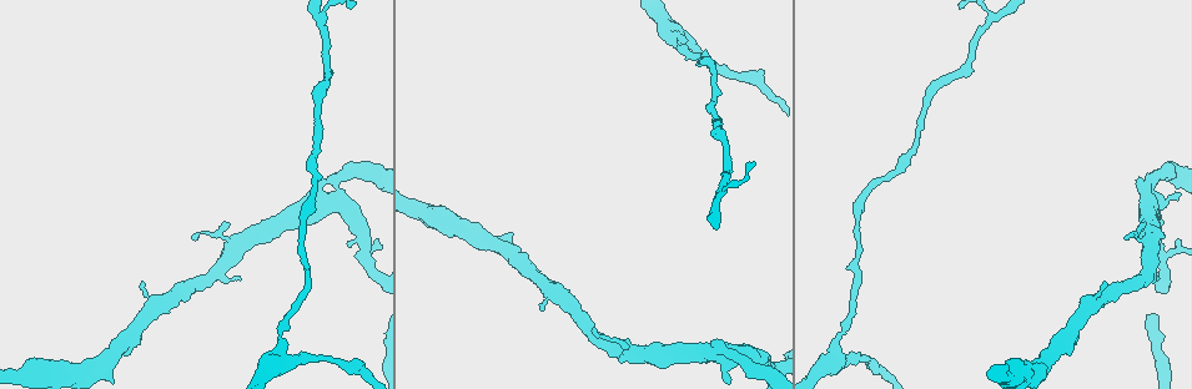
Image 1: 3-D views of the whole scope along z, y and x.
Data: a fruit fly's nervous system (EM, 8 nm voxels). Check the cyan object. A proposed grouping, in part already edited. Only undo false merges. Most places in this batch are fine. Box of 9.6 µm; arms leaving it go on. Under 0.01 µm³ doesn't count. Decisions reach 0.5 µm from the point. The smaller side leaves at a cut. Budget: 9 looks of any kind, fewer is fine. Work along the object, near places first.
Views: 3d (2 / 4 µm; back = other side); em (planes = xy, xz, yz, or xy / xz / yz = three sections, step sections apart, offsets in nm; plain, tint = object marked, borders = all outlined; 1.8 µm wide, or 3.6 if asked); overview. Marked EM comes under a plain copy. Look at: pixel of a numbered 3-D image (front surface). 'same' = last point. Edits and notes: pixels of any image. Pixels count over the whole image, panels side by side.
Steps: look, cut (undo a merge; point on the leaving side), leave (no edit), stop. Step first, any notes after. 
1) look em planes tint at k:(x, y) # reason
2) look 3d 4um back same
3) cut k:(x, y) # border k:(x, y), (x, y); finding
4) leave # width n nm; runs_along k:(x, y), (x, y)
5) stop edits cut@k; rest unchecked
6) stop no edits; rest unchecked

look 3d 4um at 1:(988, 25) # three arms meet

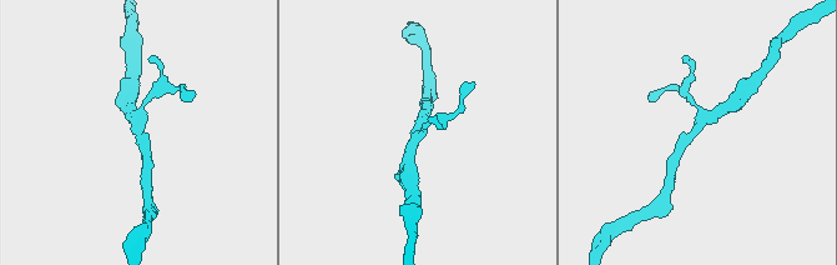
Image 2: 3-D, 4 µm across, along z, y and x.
look em planes tint at 2:(419, 133) # arms 3; need the tissue

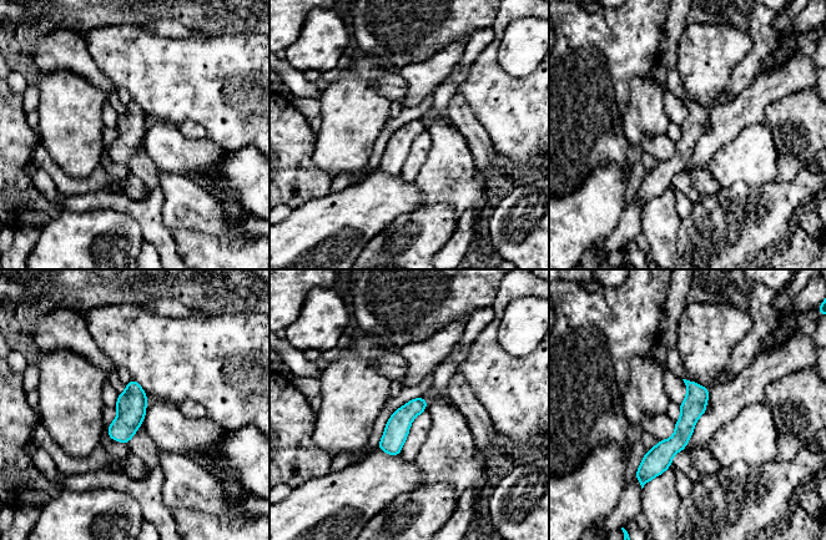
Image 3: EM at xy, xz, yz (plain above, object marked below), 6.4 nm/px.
leave # width 150 nm; runs_along 3:(705, 390), (650, 473); one neuron here

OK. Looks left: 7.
look 3d 2um at 1:(1152, 246)

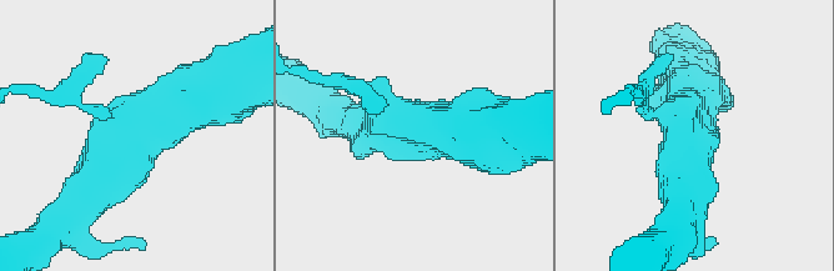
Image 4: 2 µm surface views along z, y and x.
look em xy step 8 tint at 4:(412, 129)

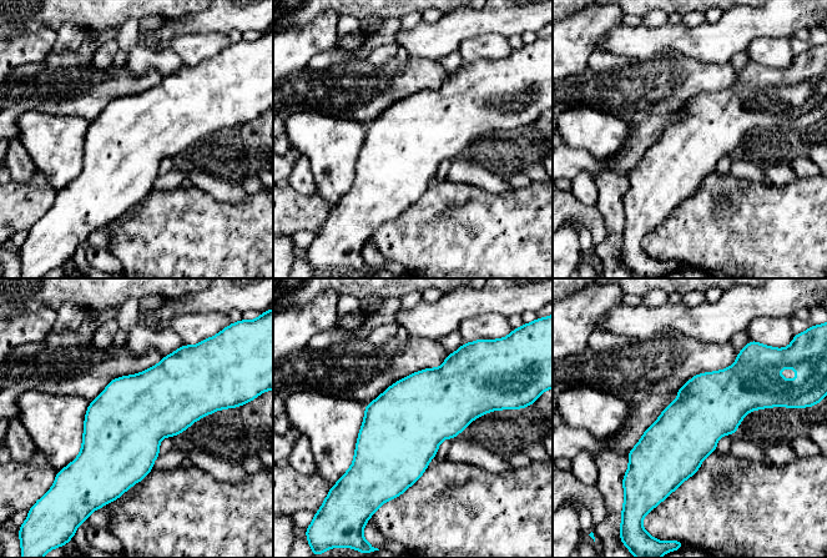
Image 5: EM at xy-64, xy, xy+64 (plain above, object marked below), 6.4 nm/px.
look em planes tint same # cut it another way

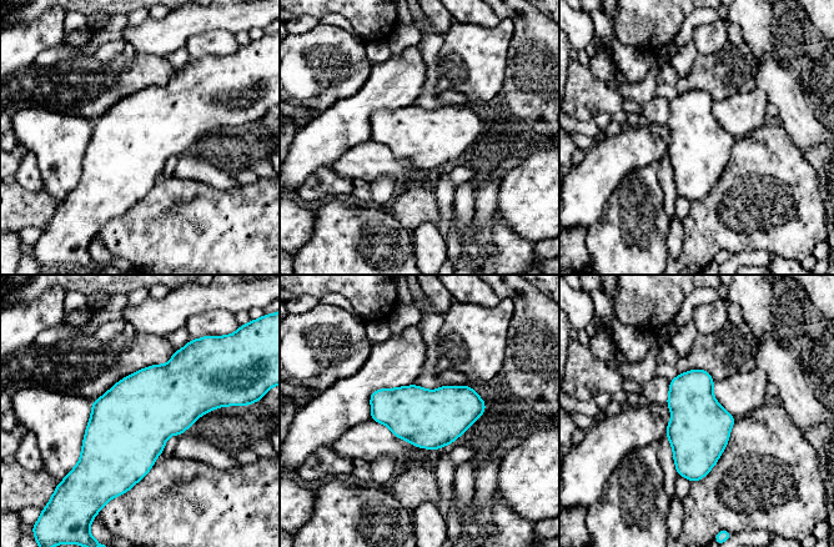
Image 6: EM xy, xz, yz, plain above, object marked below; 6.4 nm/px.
leave # all the same neuron

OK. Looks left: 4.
look em xy step 4 tint at 1:(365, 251) # small branch off a trunk

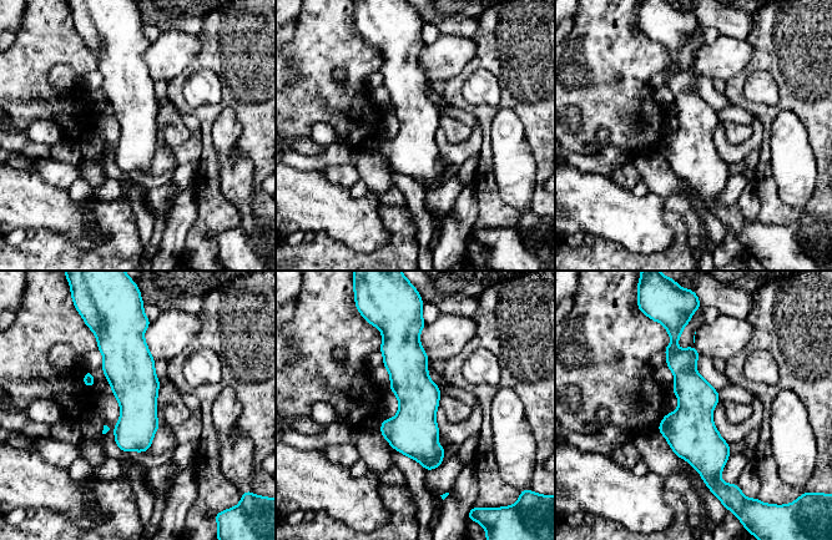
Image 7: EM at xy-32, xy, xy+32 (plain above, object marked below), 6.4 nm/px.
look em xz step 8 borders same # another direction

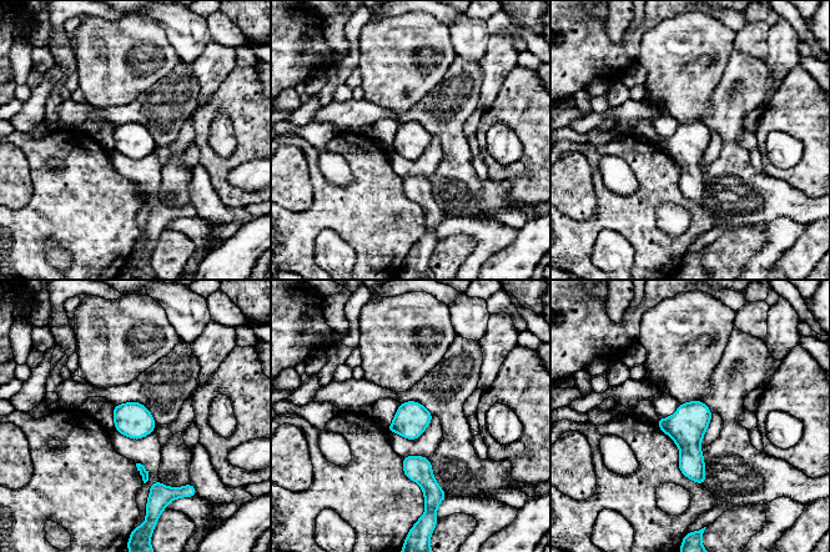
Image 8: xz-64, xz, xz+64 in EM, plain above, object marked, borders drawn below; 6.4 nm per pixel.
leave # width 220 nm; continuous, no second neuron

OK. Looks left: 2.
look 3d 2um at 1:(836, 363) # two arms in line, one across

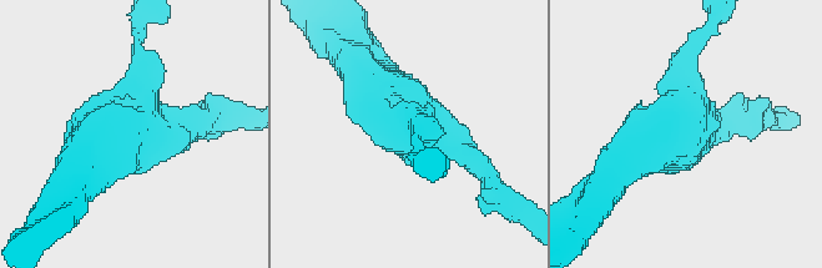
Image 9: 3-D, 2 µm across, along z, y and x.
look em planes tint at 9:(688, 135) # arms 3; need the tissue

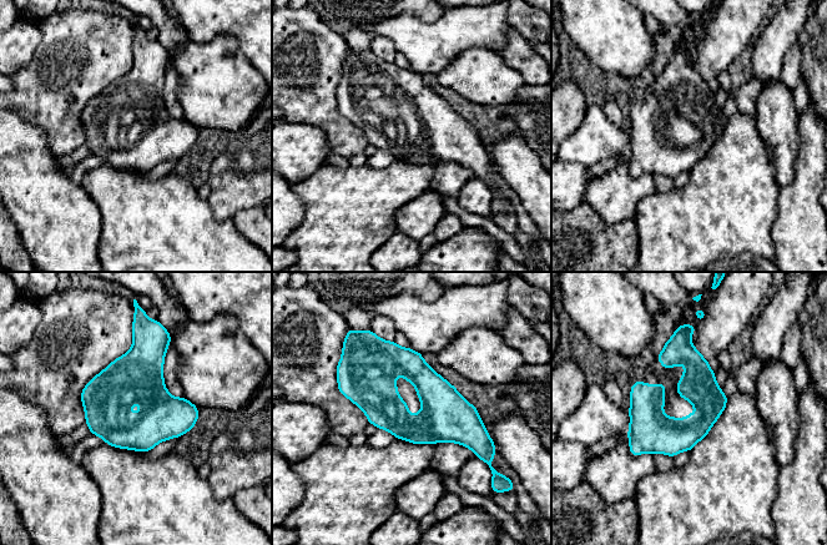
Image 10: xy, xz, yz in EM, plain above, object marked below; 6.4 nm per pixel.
leave # all the same neuron

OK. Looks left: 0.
stop no edits; rest unchecked

